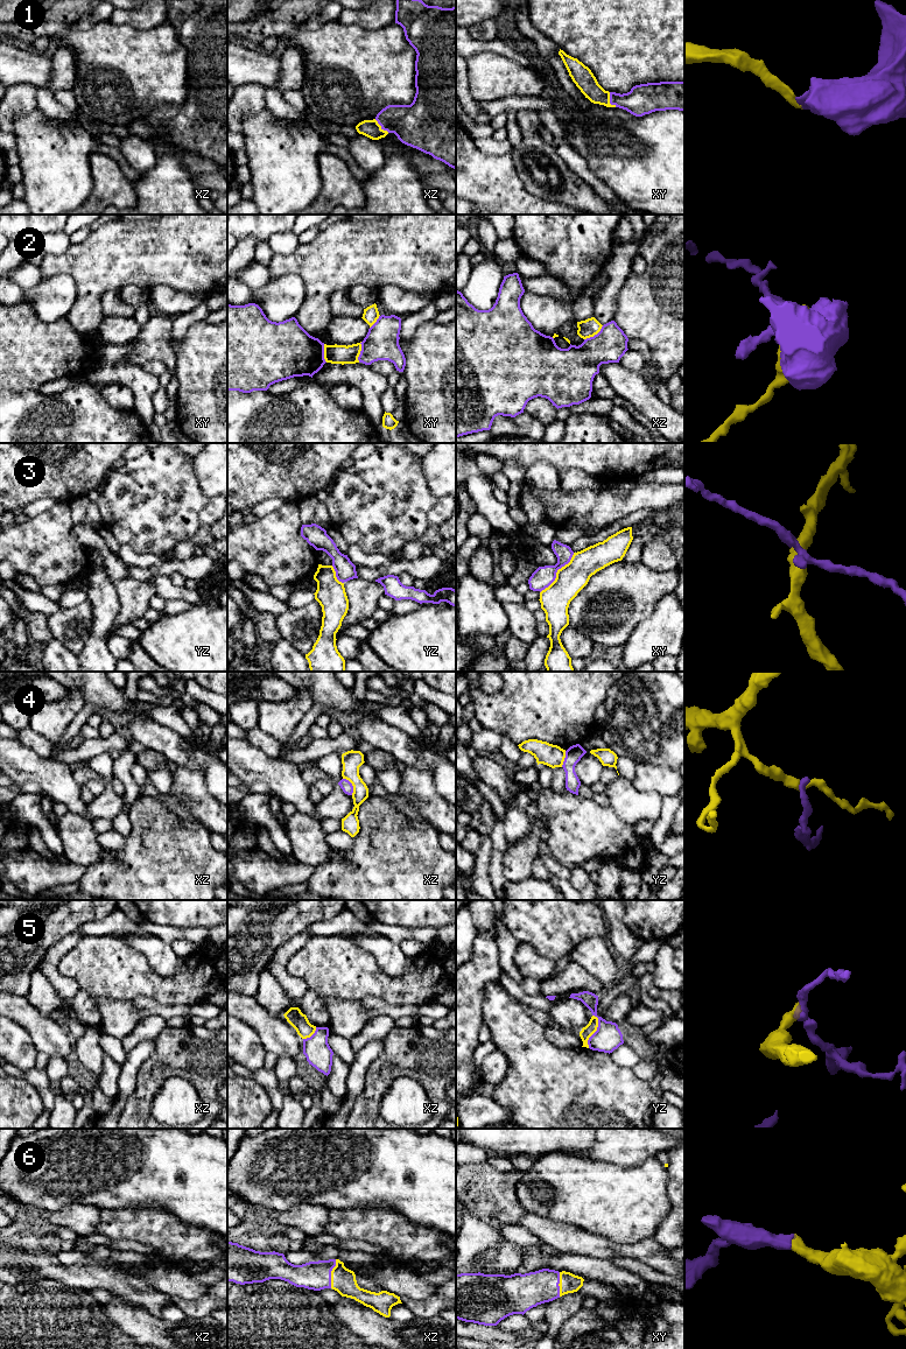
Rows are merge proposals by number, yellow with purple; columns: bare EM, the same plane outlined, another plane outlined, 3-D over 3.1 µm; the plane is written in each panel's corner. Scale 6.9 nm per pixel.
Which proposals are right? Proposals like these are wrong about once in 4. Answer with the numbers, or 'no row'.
1, 6

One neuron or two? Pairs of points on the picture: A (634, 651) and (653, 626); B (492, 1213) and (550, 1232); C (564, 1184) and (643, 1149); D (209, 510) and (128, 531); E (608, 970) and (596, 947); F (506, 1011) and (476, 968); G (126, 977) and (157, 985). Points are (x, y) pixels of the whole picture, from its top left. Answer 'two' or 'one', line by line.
A: one
B: two
C: two
D: two
E: one
F: two
G: one

